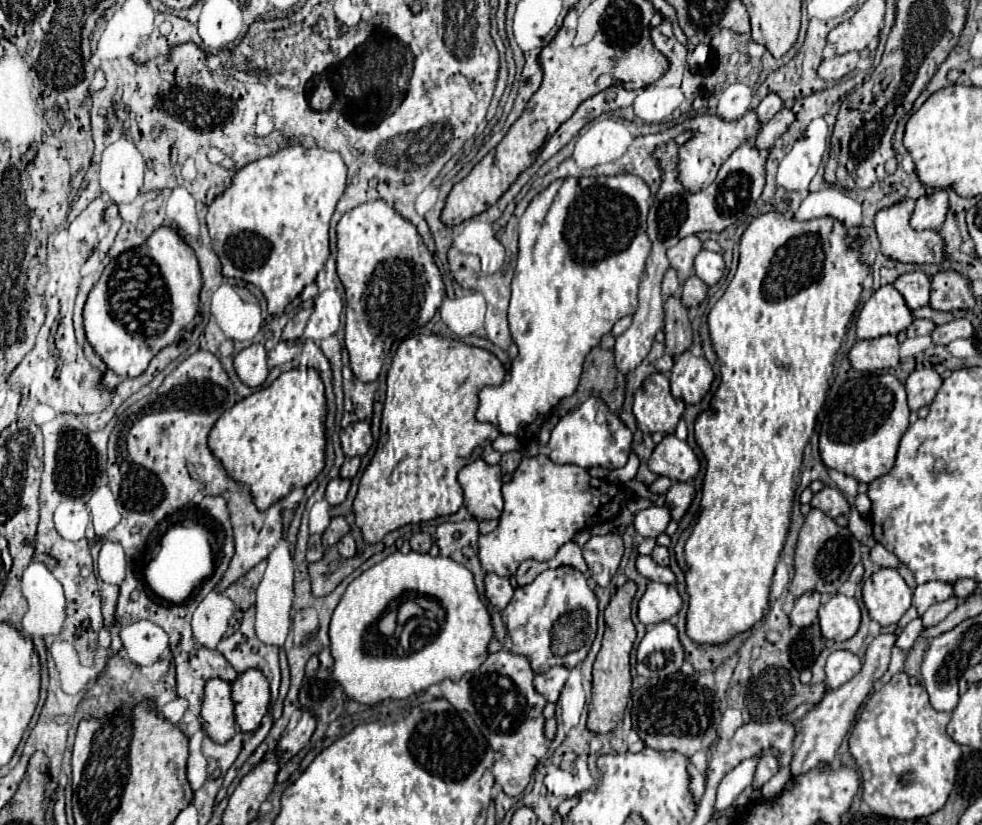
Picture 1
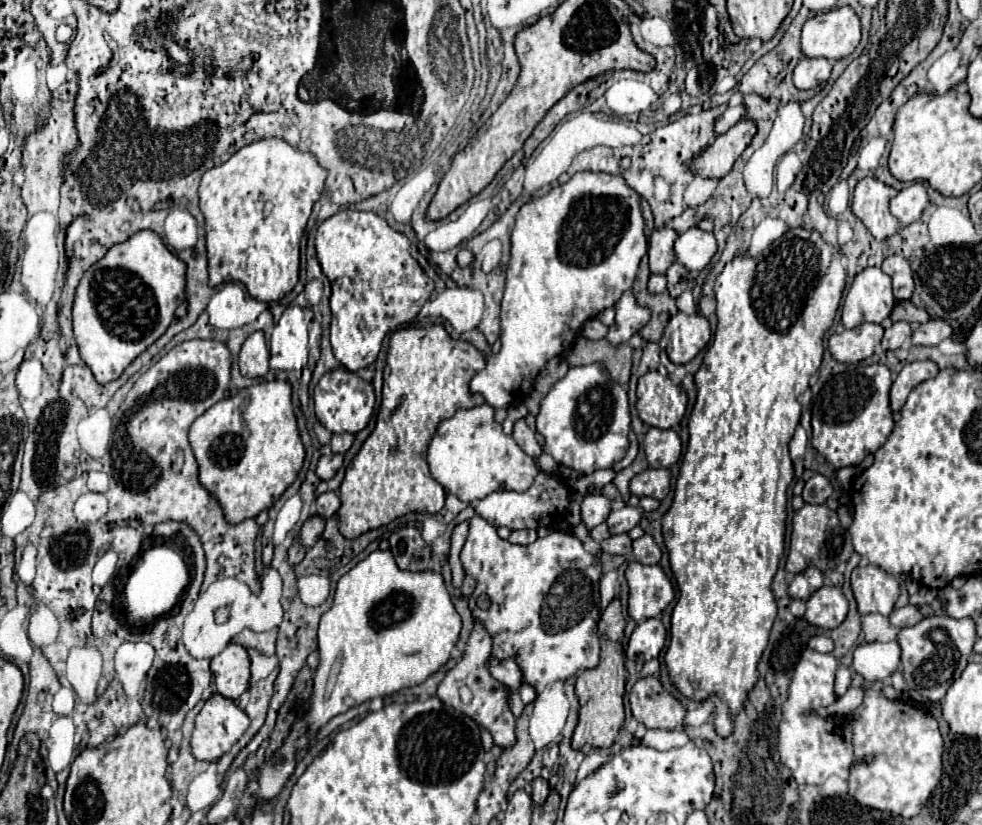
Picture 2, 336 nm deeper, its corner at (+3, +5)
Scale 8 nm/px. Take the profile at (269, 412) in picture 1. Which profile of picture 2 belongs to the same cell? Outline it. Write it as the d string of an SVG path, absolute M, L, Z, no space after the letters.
M286 380L252 384L240 390L236 396L216 402L202 416L198 416L190 428L188 438L198 462L198 480L218 500L224 518L230 524L240 524L242 520L256 518L262 510L270 508L296 480L304 464L304 446L300 442L290 394L292 388Z

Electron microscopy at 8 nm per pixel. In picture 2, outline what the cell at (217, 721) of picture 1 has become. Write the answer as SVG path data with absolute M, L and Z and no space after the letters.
M214 692L210 700L202 706L202 710L196 716L196 728L192 732L192 754L196 760L204 762L216 762L222 754L226 754L238 740L240 736L248 730L250 718L248 714L238 708L238 704L230 698L224 698L222 694Z

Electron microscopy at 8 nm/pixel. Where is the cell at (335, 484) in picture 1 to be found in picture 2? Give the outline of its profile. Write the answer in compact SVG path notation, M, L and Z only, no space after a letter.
M328 454L328 456L322 456L318 460L318 468L316 468L316 476L320 480L330 480L338 468L342 466L342 454Z

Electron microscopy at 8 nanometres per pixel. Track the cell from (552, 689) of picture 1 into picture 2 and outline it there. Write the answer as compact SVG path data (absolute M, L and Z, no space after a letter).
M490 658L488 670L490 670L492 678L496 678L500 684L504 684L512 690L518 690L518 686L522 684L522 672L520 672L518 664L514 662L514 658L508 658L508 660Z

